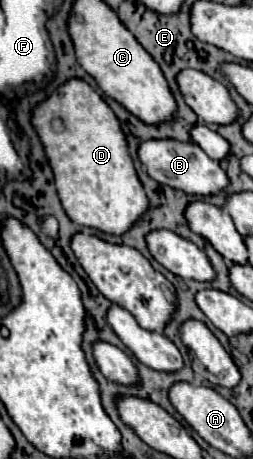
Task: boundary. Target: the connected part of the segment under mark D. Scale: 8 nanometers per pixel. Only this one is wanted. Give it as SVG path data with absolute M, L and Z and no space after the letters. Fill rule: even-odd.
M74 77L64 81L56 93L34 107L32 125L44 145L66 215L78 225L104 233L126 233L146 211L148 203L128 155L122 127L106 101L84 79ZM54 117L64 121L64 131L52 131L50 121Z

